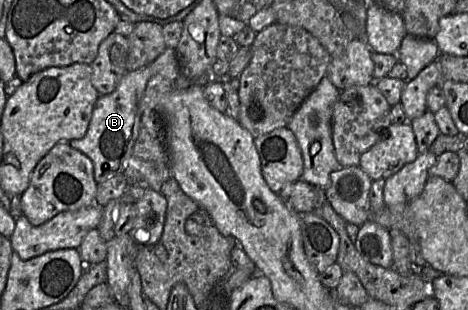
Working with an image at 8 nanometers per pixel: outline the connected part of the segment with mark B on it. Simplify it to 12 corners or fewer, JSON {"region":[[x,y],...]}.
{"region":[[175,49],[128,71],[99,95],[85,136],[68,141],[90,158],[96,183],[122,173],[154,75],[181,75]]}

